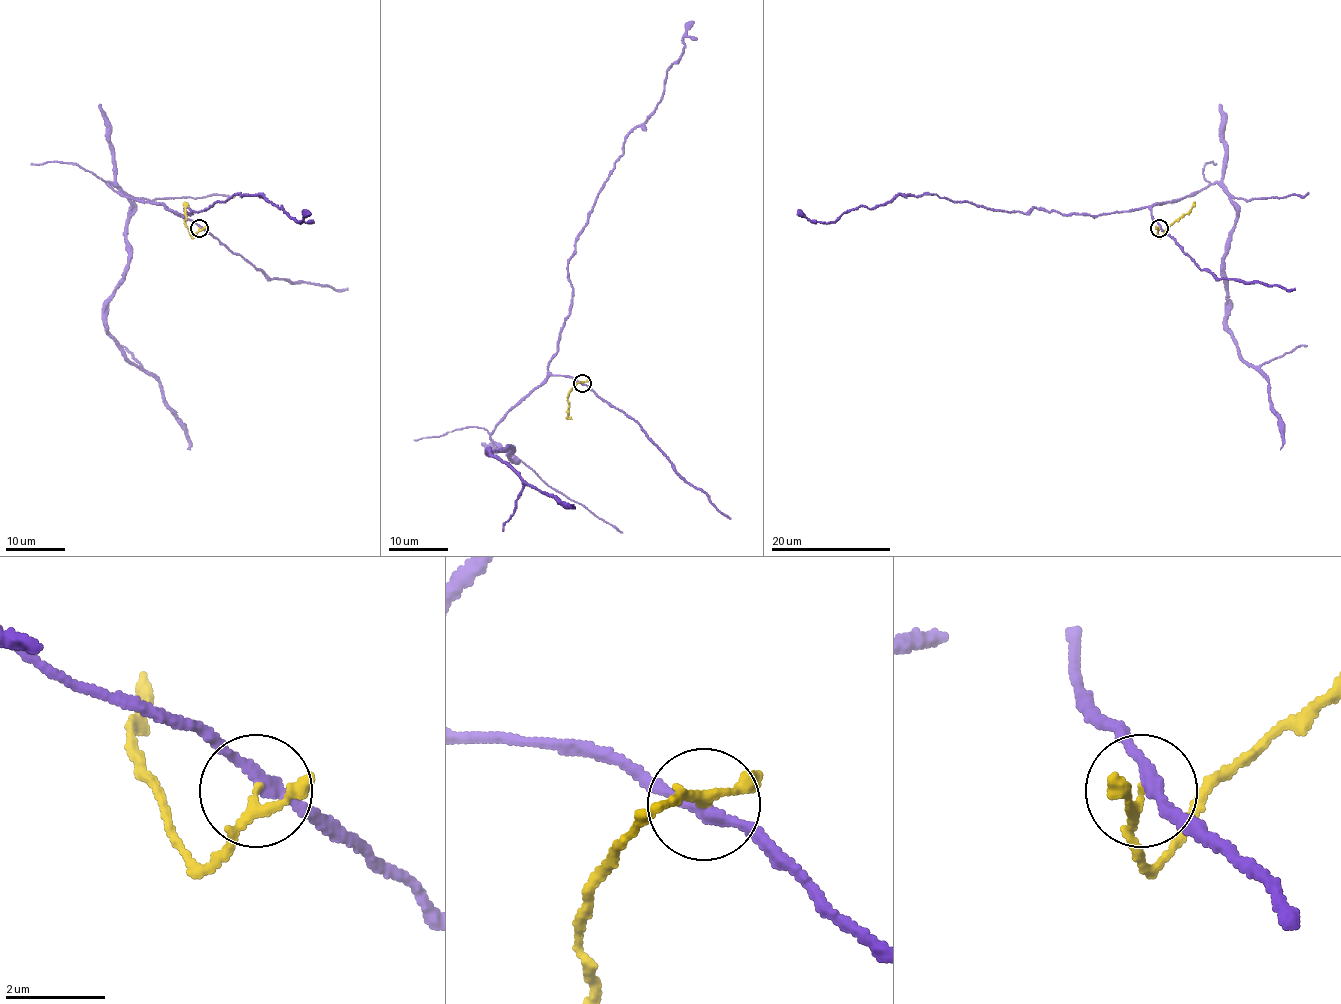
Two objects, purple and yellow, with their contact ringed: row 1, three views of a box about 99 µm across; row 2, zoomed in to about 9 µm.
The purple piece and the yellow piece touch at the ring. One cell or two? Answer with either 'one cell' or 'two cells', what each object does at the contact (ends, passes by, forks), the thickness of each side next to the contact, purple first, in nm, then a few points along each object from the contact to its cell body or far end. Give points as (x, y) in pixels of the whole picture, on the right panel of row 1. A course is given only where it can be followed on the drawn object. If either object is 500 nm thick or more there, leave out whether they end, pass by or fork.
two cells; purple passes by; yellow passes by; calibres 240 and 160 nm; course purple (1159, 228), (1152, 207), (1215, 183), (1234, 204), (1236, 227), (1224, 260), (1227, 332), (1267, 381), (1280, 450); course yellow (1159, 228), (1159, 236), (1195, 201)

